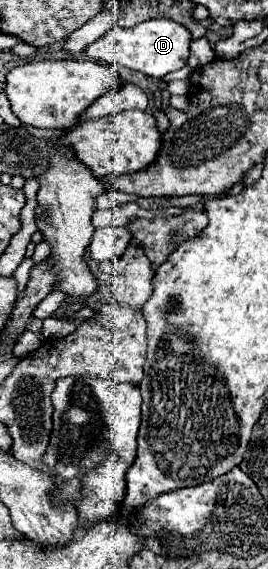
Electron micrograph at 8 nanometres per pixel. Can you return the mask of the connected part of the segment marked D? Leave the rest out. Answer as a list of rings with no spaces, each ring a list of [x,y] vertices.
[[[147,19],[135,27],[113,27],[103,33],[97,41],[85,47],[85,53],[93,59],[109,61],[113,65],[123,65],[141,71],[149,77],[163,79],[167,73],[181,69],[189,57],[191,31],[171,19]]]

